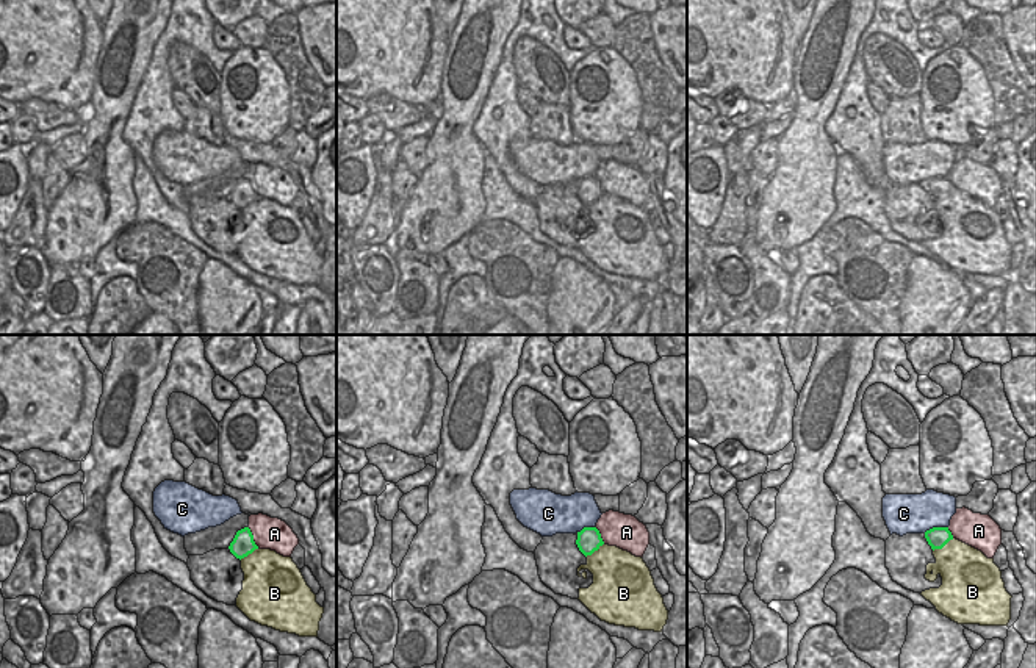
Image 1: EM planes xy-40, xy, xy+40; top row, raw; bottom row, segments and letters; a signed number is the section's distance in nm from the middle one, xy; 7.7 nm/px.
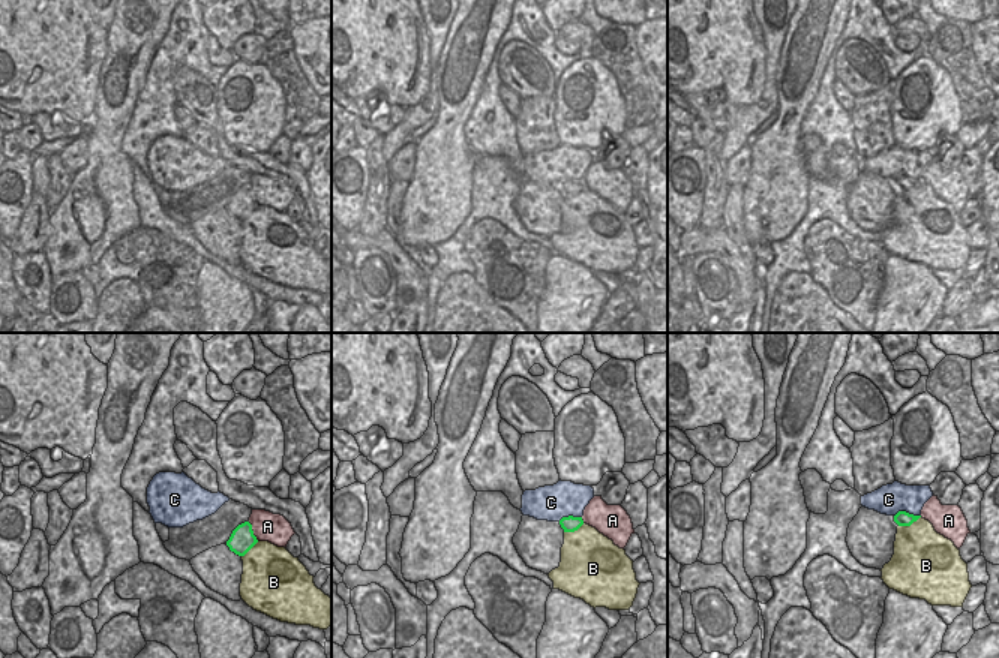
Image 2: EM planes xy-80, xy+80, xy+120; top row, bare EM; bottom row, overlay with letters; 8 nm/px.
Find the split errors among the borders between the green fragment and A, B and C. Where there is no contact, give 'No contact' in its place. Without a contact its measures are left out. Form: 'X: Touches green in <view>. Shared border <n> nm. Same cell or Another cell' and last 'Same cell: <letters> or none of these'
A: Touches green in xy-40. Shared border 180 nm. Another cell
B: Touches green in xy+40. Shared border 200 nm. Another cell
C: Touches green in xy+40. Shared border 200 nm. Another cell
Same cell: none of these

